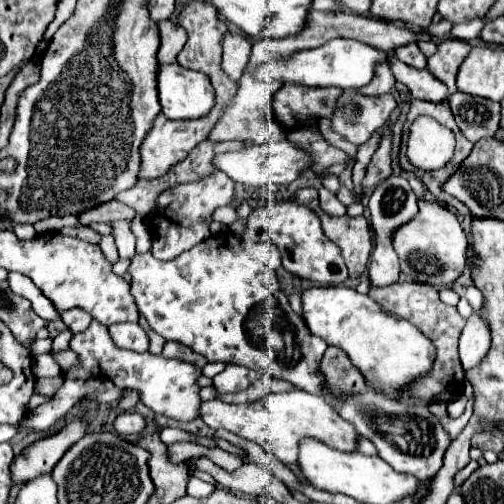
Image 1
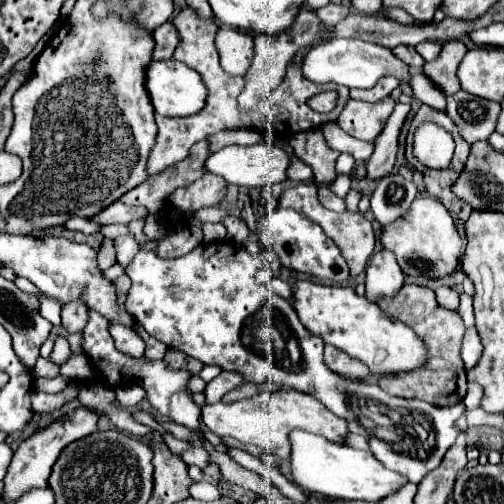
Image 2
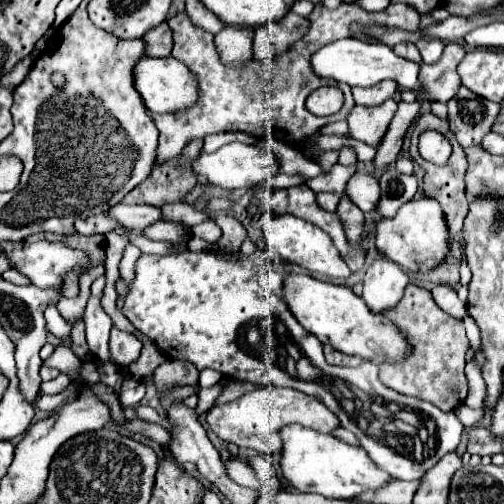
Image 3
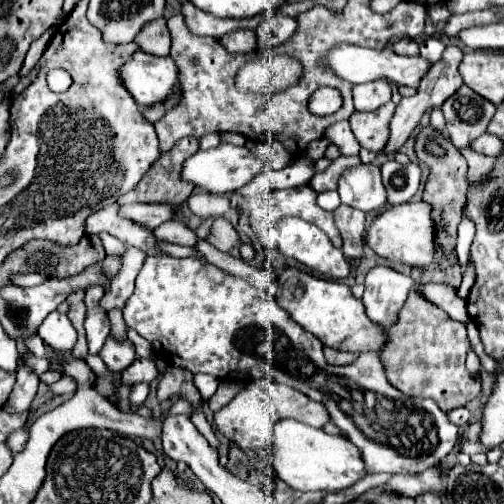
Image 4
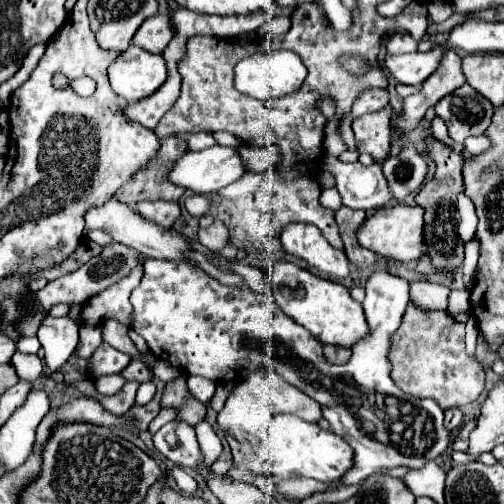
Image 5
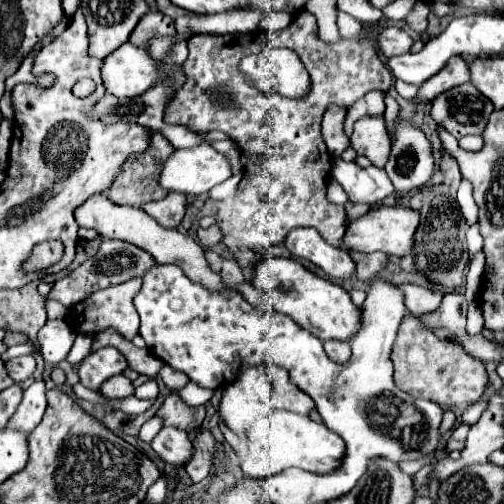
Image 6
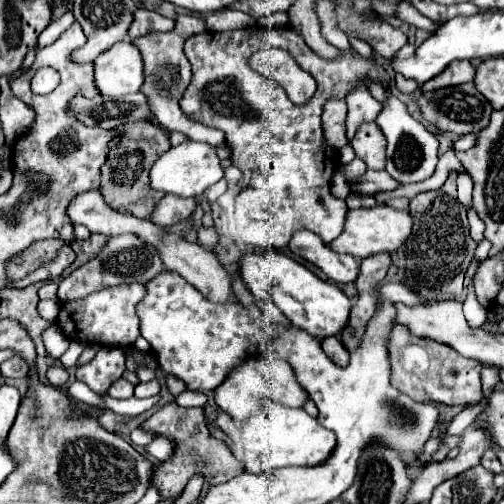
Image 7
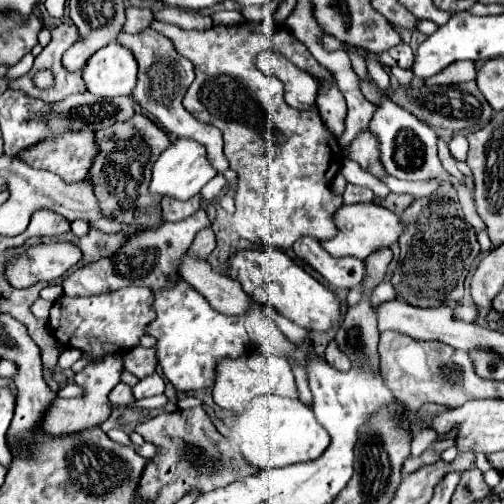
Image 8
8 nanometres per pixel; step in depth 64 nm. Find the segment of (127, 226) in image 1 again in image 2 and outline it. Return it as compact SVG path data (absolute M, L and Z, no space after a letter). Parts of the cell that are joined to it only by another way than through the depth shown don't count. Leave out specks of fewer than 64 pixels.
M120 236L114 240L116 242L116 250L118 250L118 262L122 266L128 266L128 262L132 260L132 256L136 256L136 252L140 250L136 240L132 236Z

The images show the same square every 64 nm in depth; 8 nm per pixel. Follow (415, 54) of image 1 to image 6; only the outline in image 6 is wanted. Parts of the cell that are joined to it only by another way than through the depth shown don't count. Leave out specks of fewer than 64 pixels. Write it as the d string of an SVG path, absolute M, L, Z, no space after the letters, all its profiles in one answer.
M386 26L380 28L380 36L378 36L378 48L382 50L382 54L388 56L398 56L398 54L406 54L412 48L414 40L400 28L396 26Z

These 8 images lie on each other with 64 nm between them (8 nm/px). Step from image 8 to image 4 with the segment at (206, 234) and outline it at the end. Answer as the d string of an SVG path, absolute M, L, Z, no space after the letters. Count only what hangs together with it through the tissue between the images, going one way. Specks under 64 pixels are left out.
M224 220L224 222L214 222L208 242L222 252L230 252L234 246L240 246L240 236L236 228L230 224L230 220Z

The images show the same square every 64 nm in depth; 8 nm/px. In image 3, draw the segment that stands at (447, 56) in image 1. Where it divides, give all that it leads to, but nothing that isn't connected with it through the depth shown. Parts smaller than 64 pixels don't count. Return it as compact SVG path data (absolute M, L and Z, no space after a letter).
M448 42L444 46L444 52L438 62L434 64L422 64L420 76L418 76L418 94L424 102L438 100L448 102L460 88L460 76L456 72L456 66L464 58L466 50L458 42Z

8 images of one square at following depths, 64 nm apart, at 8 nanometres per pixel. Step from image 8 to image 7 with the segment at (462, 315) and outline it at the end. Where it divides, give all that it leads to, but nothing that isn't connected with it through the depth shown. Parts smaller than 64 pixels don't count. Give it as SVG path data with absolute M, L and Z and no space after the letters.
M468 286L468 296L464 298L464 314L472 328L480 328L486 322L486 308L476 300L474 286Z

